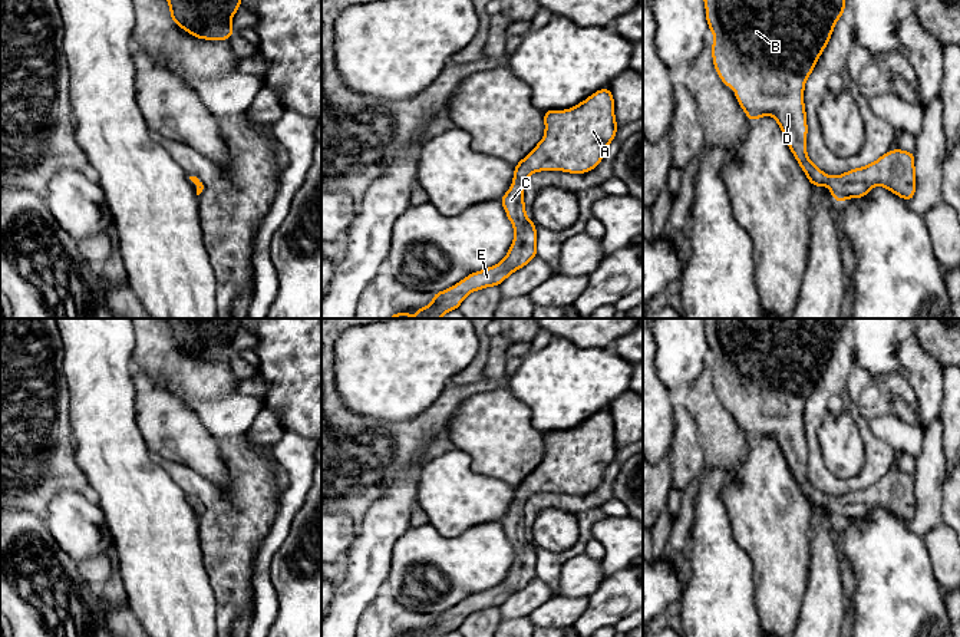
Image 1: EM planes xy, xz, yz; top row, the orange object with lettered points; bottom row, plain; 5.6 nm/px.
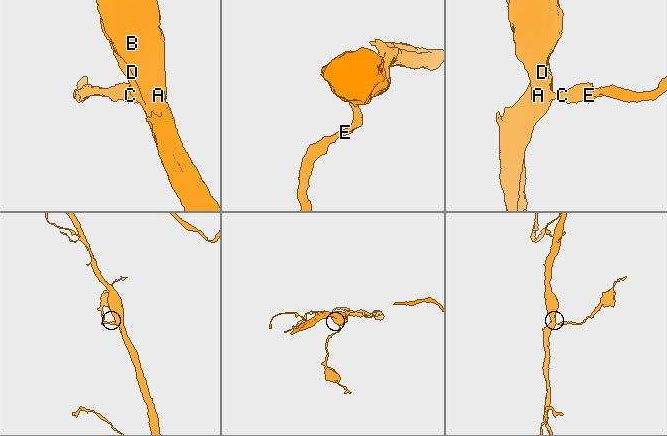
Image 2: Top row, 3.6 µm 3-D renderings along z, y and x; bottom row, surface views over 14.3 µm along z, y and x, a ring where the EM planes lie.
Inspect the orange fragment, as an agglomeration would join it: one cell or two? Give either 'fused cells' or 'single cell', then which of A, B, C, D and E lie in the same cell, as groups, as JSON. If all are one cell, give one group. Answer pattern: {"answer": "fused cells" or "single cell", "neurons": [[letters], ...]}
{"answer": "single cell", "neurons": [["A", "B", "C", "D", "E"]]}

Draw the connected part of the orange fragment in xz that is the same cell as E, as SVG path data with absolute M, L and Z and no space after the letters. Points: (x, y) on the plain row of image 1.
M608 409L593 415L588 420L571 429L570 432L544 433L545 456L542 462L515 486L512 508L499 521L512 544L515 558L507 578L497 587L472 594L449 611L433 615L433 623L425 630L415 630L418 637L442 637L456 631L463 620L484 608L499 607L509 595L528 585L537 577L537 554L534 542L525 535L522 505L535 492L567 492L571 495L584 495L594 491L603 481L604 472L614 461L617 445L614 440L614 420Z

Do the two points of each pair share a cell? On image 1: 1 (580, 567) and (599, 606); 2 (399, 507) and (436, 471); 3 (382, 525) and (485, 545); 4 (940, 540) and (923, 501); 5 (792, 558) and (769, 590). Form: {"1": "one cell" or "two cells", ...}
{"1": "two cells", "2": "two cells", "3": "two cells", "4": "one cell", "5": "one cell"}

